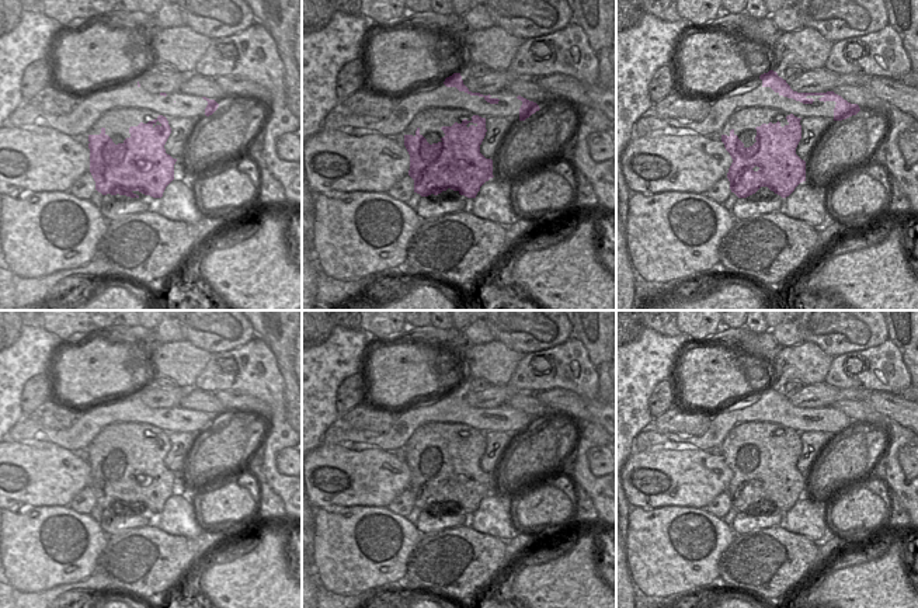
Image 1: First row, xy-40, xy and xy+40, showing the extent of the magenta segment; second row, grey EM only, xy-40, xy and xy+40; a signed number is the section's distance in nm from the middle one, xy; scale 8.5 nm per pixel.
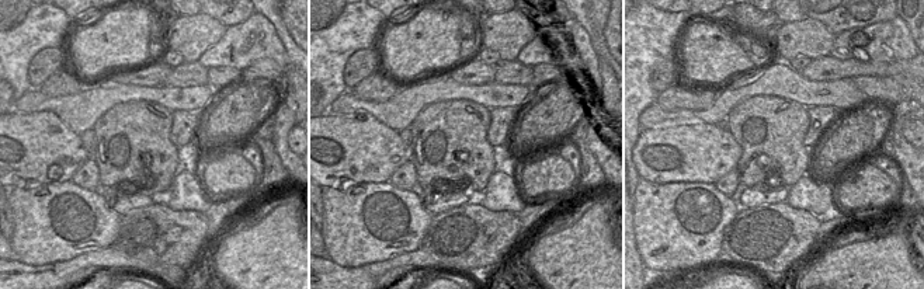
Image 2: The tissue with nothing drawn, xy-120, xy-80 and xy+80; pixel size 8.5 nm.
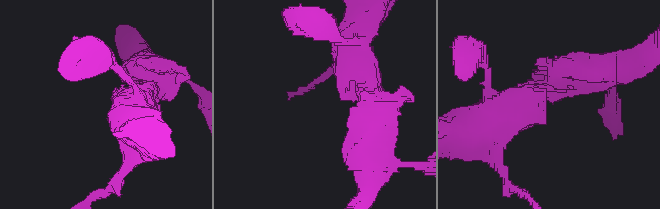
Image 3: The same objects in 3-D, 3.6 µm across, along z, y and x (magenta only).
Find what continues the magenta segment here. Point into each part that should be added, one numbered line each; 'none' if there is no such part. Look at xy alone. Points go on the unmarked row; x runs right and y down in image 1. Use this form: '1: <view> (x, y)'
none

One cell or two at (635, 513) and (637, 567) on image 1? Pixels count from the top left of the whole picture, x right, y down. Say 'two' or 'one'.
one

